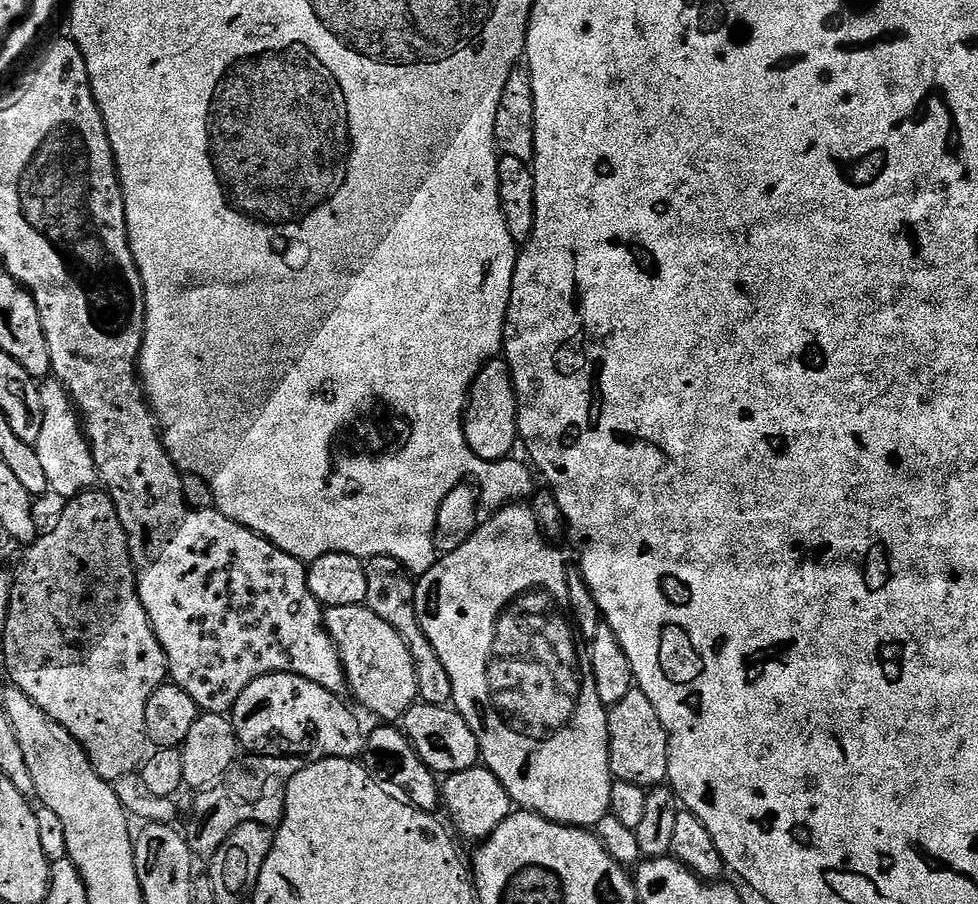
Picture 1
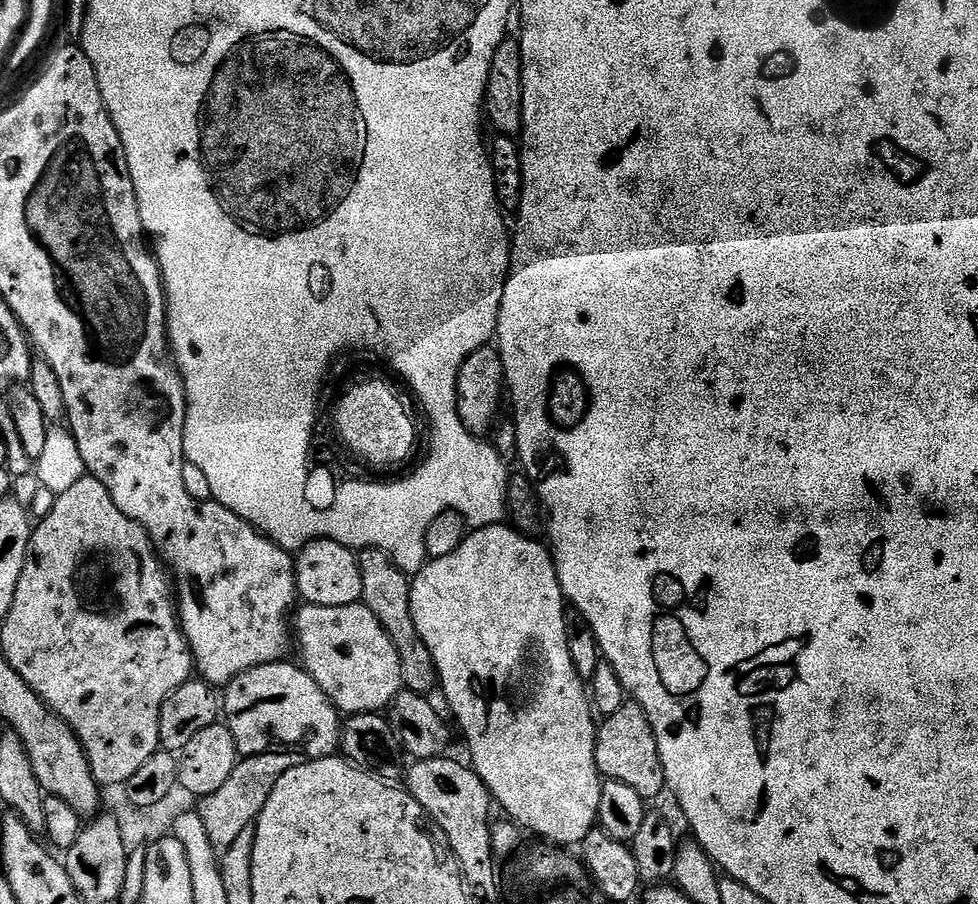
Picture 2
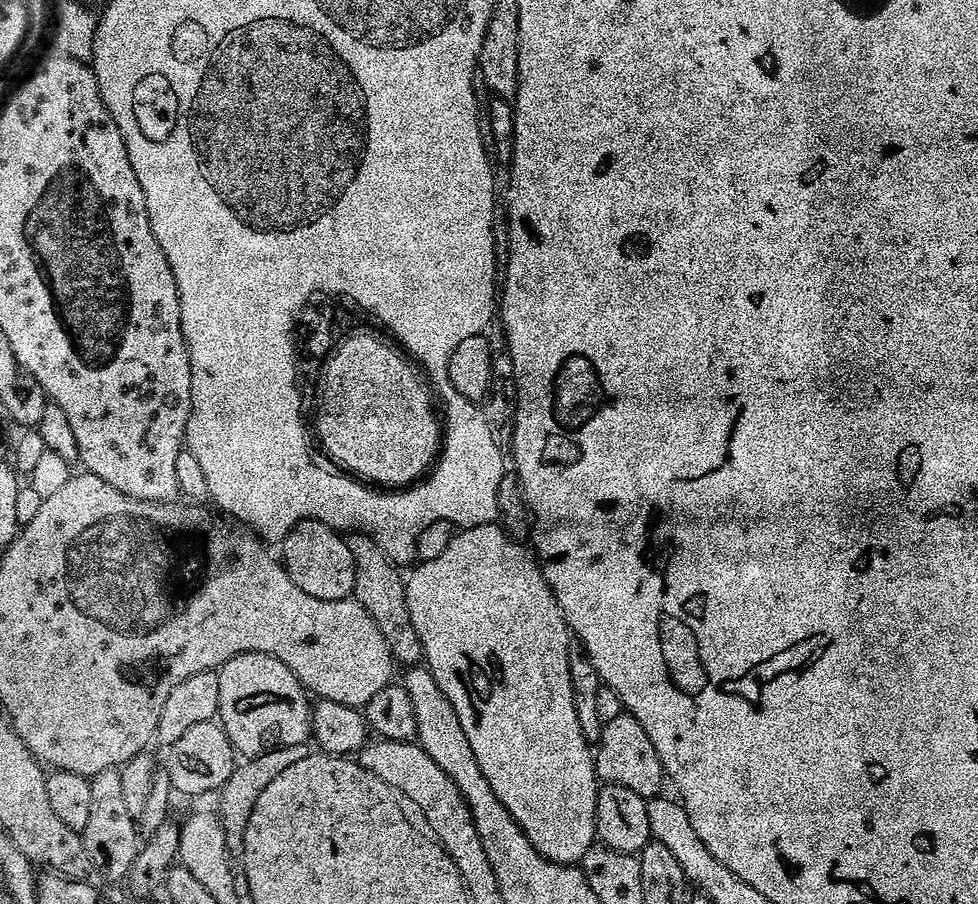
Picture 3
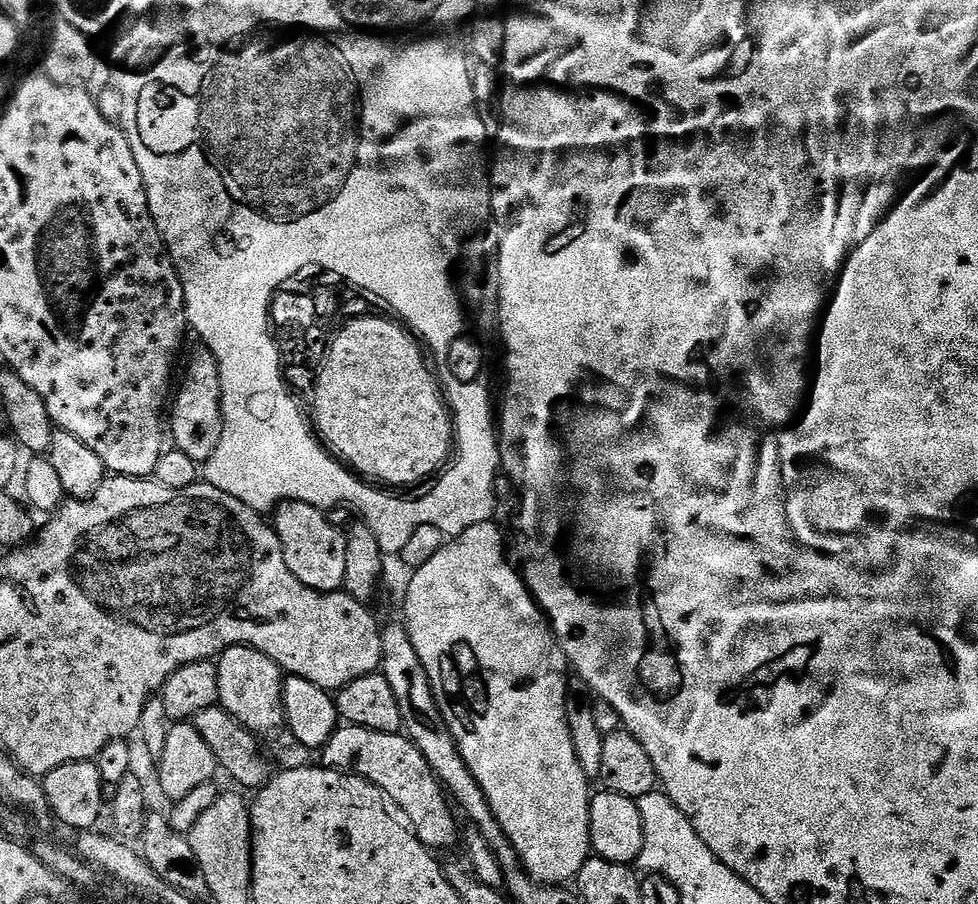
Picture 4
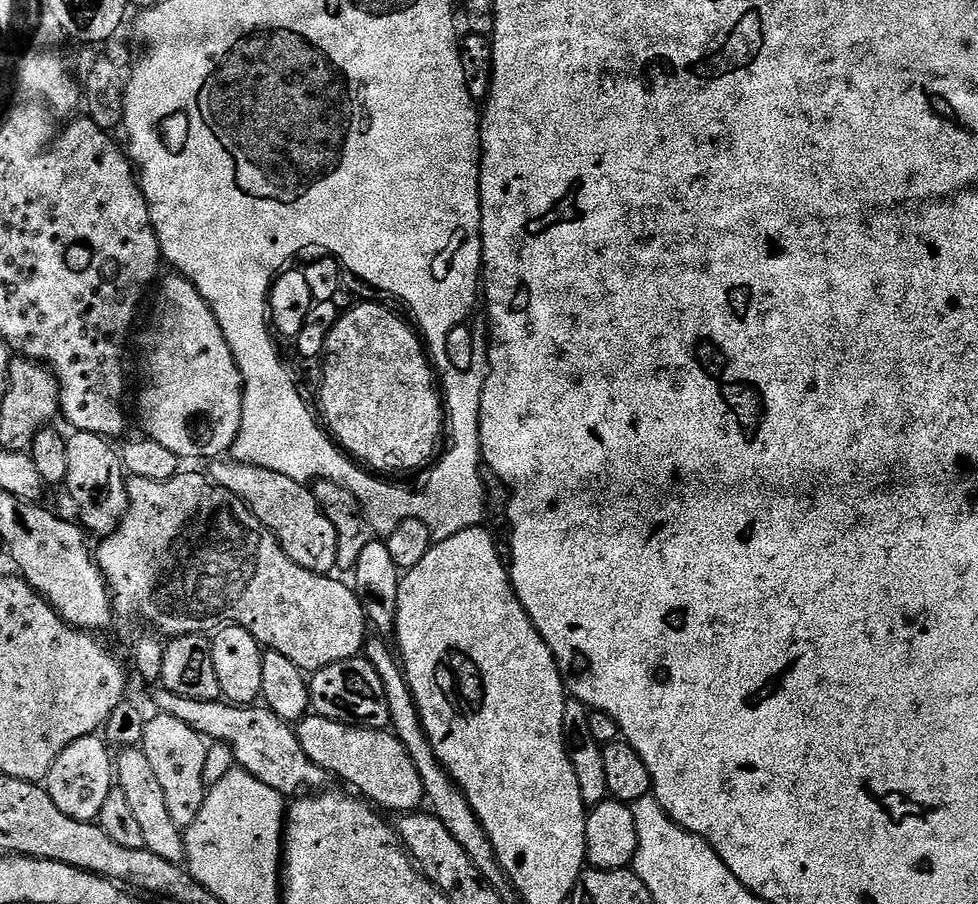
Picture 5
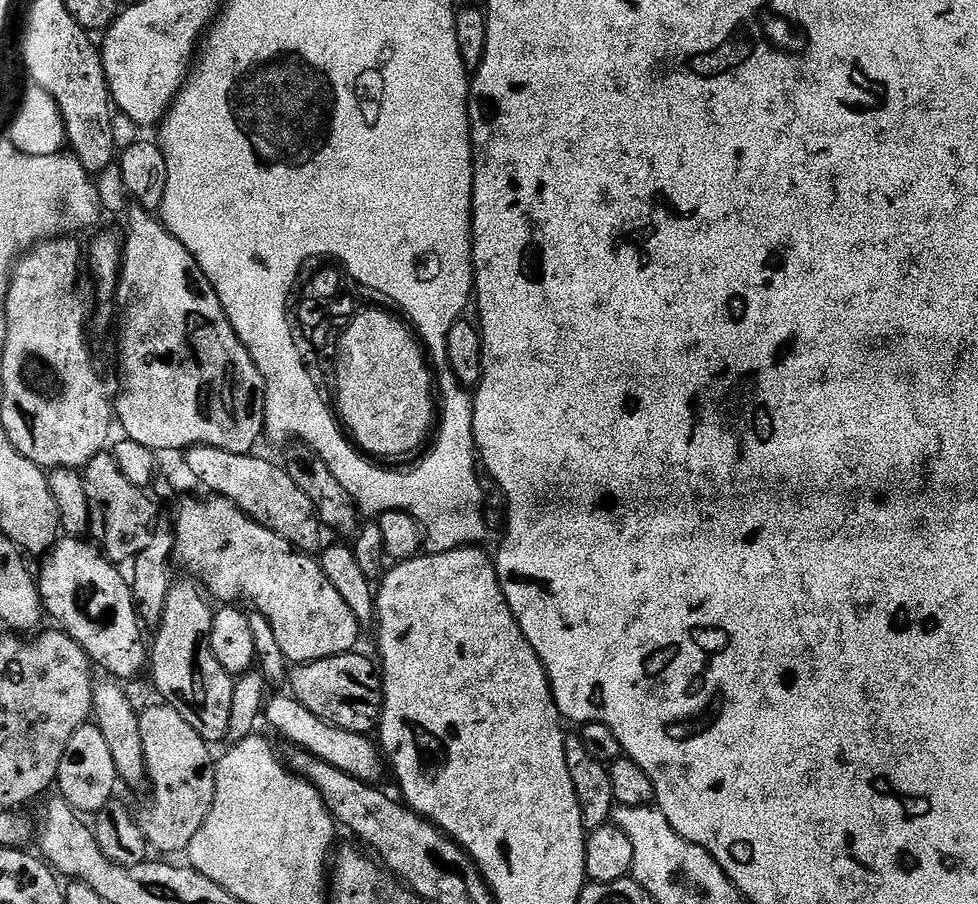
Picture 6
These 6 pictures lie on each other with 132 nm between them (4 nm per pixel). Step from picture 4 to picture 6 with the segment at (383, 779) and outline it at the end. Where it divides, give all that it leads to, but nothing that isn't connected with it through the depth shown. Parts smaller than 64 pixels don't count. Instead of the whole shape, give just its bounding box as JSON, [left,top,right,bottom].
[266,694,386,785]

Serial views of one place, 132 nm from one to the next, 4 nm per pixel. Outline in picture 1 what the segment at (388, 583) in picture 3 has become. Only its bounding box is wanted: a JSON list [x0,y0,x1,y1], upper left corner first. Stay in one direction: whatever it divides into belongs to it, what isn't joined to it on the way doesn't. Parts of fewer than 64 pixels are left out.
[366,556,452,705]

